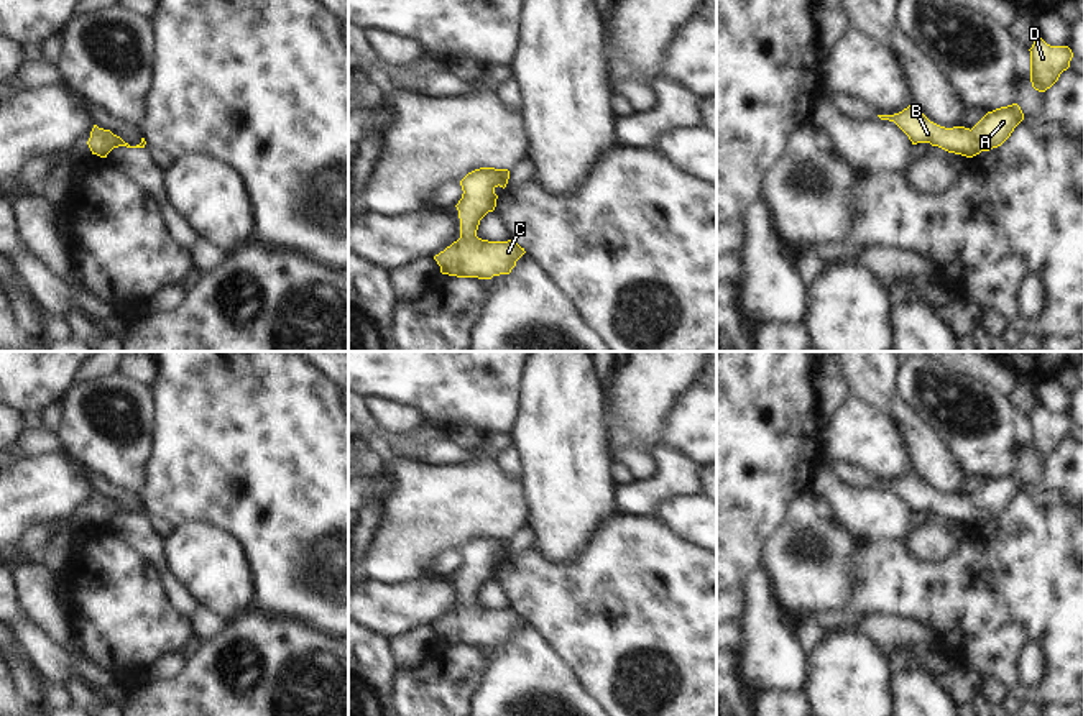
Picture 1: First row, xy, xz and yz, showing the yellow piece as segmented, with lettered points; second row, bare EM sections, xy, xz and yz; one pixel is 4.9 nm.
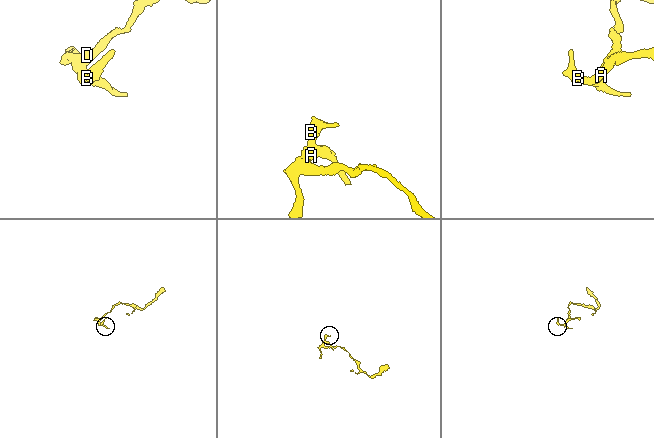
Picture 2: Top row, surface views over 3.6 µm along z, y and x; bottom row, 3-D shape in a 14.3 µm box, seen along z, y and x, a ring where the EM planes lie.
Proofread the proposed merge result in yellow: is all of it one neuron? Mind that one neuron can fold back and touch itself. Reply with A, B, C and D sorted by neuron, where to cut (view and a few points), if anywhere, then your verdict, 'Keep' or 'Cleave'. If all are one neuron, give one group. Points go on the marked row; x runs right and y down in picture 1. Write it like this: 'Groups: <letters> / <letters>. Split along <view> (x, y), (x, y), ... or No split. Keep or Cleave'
Groups: A B C D. No split. Keep

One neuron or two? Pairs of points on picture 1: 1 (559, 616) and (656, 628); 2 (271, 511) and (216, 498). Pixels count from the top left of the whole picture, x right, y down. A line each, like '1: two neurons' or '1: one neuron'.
1: one neuron
2: one neuron

